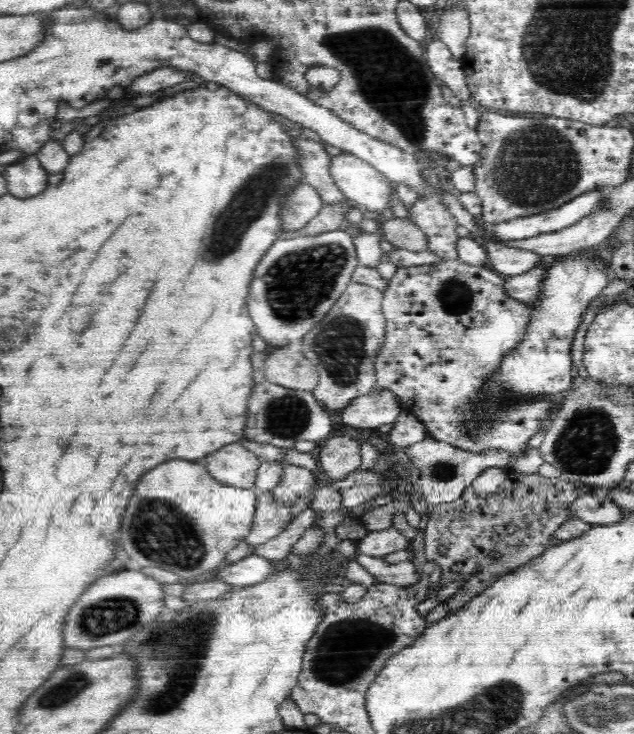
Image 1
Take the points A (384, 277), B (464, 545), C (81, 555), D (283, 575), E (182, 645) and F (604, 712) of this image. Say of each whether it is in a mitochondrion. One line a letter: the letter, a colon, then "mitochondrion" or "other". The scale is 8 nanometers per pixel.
A: other
B: other
C: other
D: other
E: mitochondrion
F: mitochondrion

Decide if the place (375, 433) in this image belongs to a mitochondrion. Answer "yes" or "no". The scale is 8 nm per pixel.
no

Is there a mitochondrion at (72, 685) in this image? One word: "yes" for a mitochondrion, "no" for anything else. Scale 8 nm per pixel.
yes

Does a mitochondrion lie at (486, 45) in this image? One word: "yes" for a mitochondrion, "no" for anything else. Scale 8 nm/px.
no

